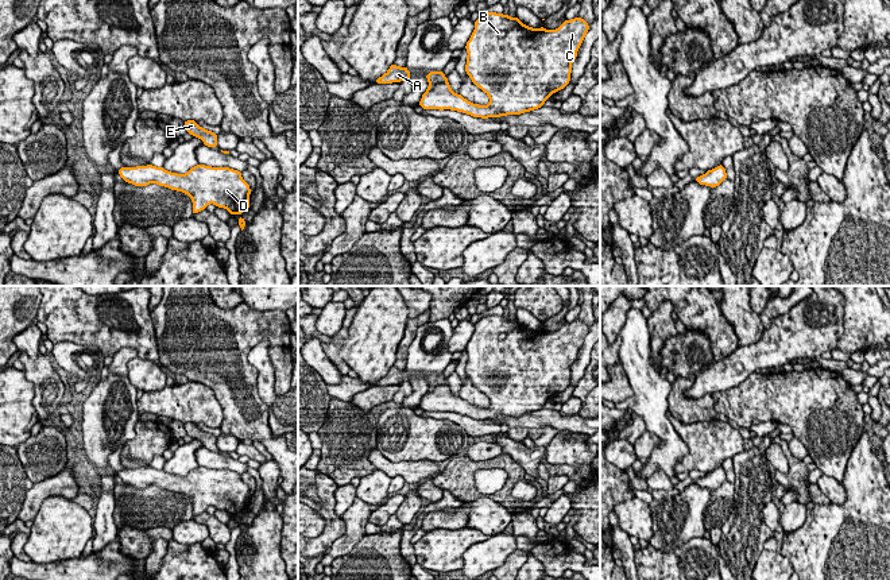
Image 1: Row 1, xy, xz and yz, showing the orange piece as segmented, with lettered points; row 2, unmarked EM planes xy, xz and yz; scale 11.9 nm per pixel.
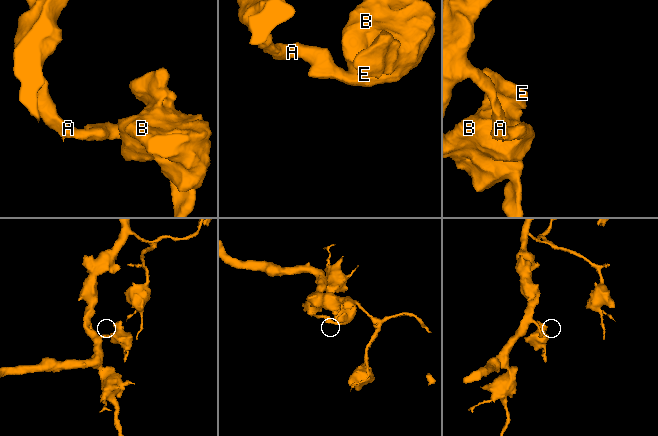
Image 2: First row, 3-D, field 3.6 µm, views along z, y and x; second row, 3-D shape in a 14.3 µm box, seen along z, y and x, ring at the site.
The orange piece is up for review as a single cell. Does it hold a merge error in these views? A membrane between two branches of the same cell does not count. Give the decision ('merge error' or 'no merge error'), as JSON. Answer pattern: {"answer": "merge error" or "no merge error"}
{"answer": "no merge error"}

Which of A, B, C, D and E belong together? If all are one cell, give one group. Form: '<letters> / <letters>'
A B C D E

